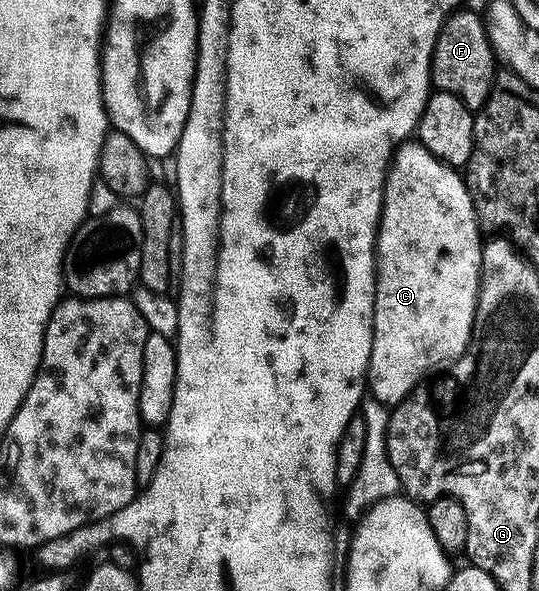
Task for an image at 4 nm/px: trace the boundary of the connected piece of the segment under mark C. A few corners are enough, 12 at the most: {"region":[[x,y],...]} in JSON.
{"region":[[420,141],[385,172],[367,391],[386,405],[473,332],[483,235]]}

